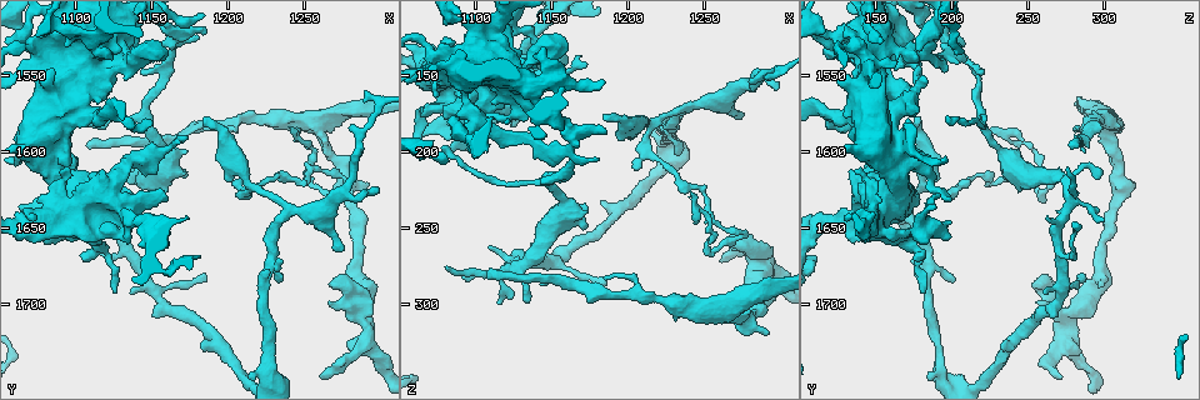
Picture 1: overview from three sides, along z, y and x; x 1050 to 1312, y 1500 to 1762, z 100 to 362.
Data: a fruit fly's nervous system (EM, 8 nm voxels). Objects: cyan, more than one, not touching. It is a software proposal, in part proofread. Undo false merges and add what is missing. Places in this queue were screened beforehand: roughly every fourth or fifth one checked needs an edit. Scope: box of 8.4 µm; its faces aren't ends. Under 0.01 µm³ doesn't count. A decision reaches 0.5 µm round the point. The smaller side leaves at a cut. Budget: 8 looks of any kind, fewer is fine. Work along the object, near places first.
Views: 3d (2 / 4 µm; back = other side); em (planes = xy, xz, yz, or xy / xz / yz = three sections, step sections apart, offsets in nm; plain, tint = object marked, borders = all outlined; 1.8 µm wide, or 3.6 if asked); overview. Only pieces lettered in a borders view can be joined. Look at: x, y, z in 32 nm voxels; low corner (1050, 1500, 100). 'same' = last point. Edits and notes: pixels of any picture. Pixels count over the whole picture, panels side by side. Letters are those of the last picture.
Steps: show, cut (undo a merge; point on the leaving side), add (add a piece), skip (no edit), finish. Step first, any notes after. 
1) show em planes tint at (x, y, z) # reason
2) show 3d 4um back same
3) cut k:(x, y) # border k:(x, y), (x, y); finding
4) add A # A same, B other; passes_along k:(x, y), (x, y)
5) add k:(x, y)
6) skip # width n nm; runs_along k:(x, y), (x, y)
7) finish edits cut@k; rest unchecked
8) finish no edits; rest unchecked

show em 3.6um planes borders at (1108, 1646, 154) # thick turns thin

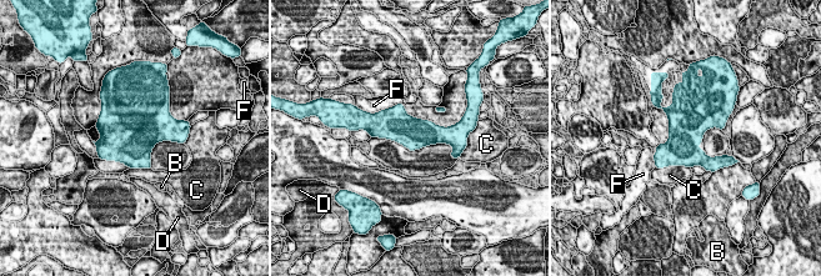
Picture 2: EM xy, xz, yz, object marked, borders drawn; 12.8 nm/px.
skip # B other, C other, D other, F other; border 2:(690, 167), (664, 166), (660, 169); continuous, no second neuron

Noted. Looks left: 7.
show em yz step 4 borders at (1110, 1598, 278) # tapers out

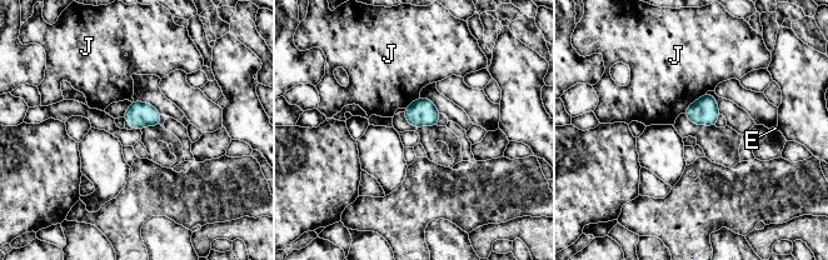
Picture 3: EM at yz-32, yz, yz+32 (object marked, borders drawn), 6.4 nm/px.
show em planes borders same # cut it another way

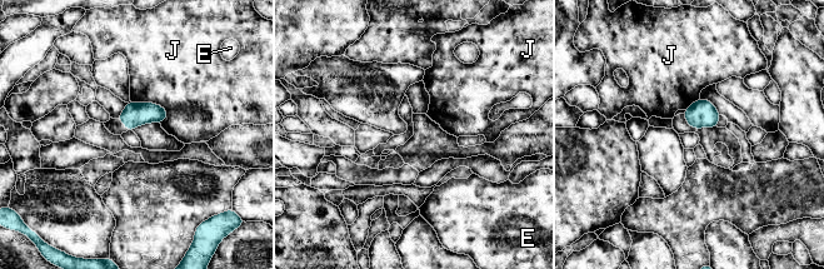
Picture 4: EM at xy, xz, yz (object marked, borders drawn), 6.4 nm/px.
skip # width 150 nm; E other, J other; border 4:(130, 100), (153, 101), (168, 115); no lettered piece goes on from it

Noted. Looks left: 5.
show em planes tint at (1080, 1534, 206)

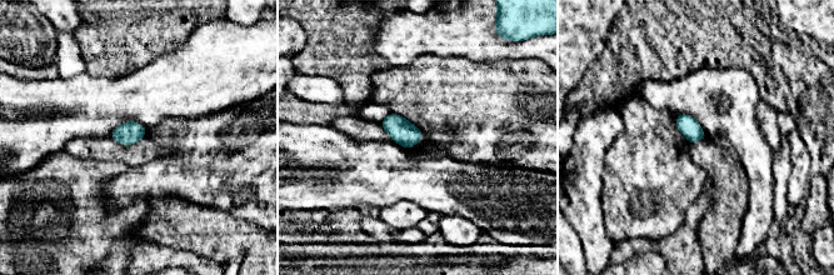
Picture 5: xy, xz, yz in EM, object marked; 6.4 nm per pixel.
show em planes borders same

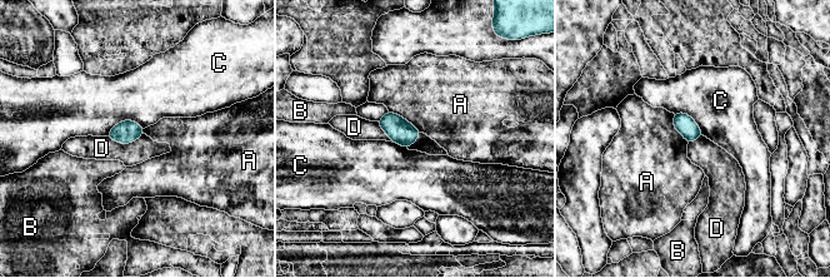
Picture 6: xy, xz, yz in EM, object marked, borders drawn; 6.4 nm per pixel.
skip # A other, B other, C other, D other; border 6:(143, 133), (129, 143), (108, 137); none of them fits

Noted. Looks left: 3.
finish no edits; rest unchecked

